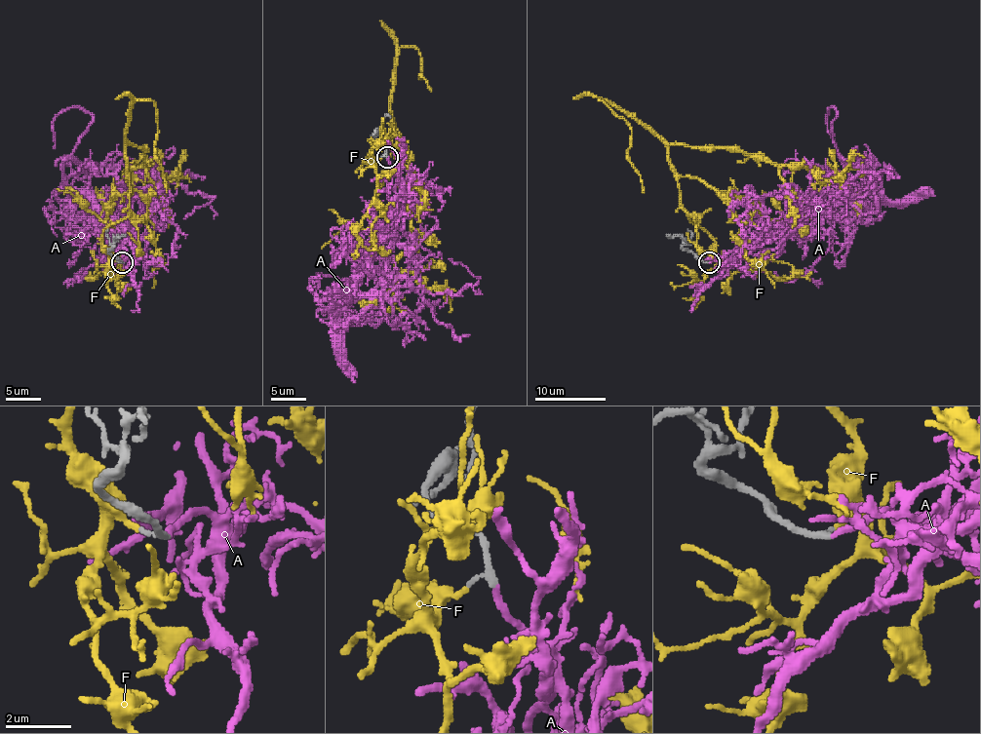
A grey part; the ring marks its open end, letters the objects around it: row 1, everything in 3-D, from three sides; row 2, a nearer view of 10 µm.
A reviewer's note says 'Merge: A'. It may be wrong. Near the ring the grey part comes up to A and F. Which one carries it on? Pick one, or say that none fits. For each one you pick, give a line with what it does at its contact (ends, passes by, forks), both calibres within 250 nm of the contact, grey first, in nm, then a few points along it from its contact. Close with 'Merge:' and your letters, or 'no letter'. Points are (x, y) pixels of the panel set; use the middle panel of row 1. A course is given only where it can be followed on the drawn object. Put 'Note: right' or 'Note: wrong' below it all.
A: it ends; calibres 240 and 180 nm; course (388, 156), (401, 192), (371, 266), (335, 306), (329, 292), (342, 280), (355, 280), (318, 275), (320, 285)
Merge: A
Note: right

